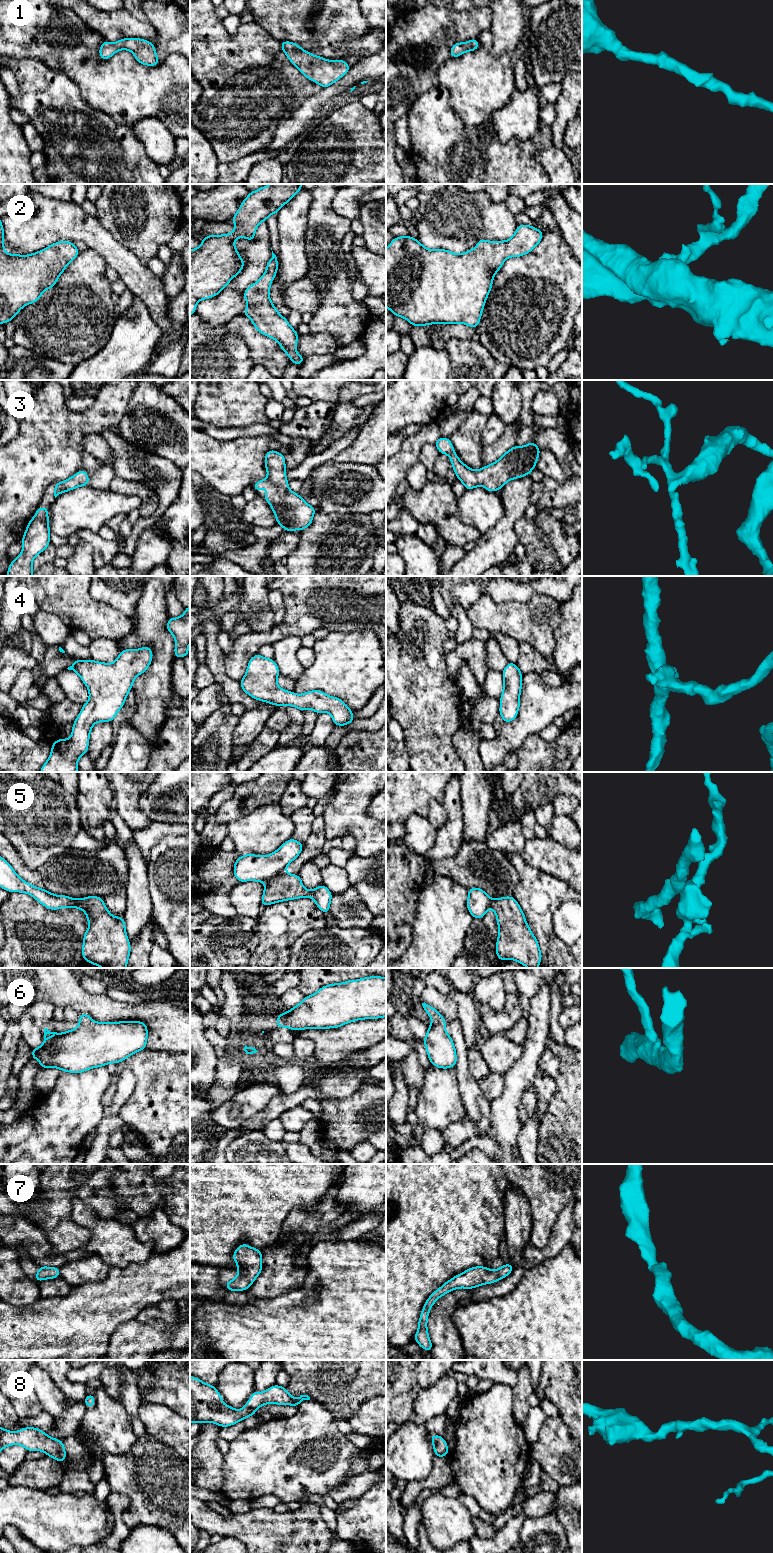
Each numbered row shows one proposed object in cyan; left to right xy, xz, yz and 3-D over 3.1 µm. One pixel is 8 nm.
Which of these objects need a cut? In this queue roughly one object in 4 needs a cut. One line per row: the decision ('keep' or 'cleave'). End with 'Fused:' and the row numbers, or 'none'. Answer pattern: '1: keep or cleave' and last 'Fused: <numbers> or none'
1: keep
2: keep
3: keep
4: keep
5: cleave
6: keep
7: keep
8: keep
Fused: 5

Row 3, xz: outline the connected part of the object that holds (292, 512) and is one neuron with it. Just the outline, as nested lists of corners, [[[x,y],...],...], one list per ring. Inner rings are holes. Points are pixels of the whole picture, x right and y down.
[[[268,450],[265,454],[264,465],[269,474],[265,479],[257,481],[252,488],[258,493],[261,487],[267,489],[267,494],[262,496],[272,508],[277,524],[281,525],[286,531],[303,531],[312,524],[313,516],[316,512],[315,507],[310,506],[299,494],[294,493],[288,486],[286,479],[285,455],[276,450]]]

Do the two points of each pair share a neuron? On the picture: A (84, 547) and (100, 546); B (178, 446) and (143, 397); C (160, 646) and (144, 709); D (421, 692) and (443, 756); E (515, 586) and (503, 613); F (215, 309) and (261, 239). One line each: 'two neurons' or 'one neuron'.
A: two neurons
B: one neuron
C: one neuron
D: one neuron
E: two neurons
F: one neuron

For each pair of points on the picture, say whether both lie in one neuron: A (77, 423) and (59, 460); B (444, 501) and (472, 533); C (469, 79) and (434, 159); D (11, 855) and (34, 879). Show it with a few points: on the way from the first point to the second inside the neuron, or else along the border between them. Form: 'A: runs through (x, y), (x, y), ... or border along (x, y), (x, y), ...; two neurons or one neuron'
A: runs through (72, 432), (70, 439), (59, 451); one neuron
B: runs through (452, 510), (457, 515), (457, 523), (463, 529); one neuron
C: border along (447, 90), (451, 108), (465, 123), (474, 126); two neurons
D: runs through (15, 861), (28, 874); one neuron

